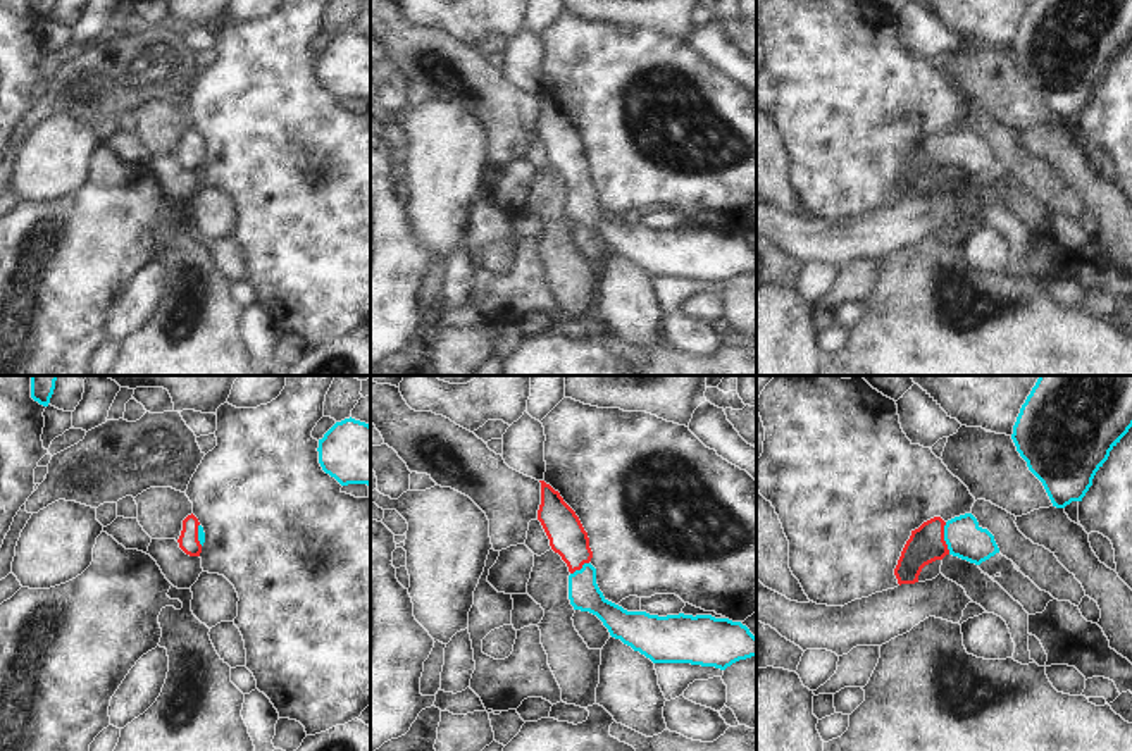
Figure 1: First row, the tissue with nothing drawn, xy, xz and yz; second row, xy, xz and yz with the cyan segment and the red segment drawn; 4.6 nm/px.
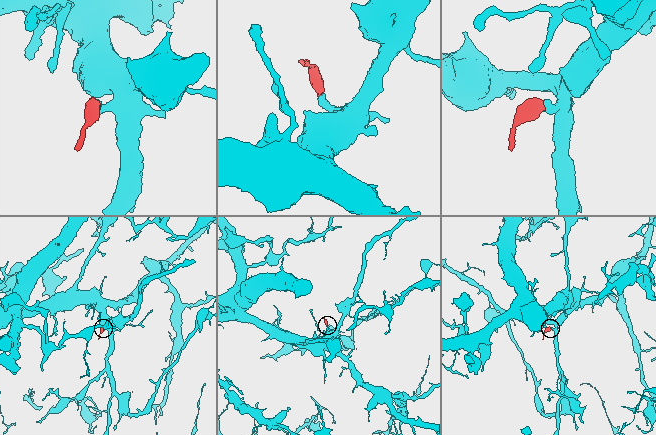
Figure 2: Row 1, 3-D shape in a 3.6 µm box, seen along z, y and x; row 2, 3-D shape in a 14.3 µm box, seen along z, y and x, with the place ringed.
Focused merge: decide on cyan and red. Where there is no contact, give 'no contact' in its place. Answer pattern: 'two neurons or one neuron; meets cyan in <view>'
one neuron; meets cyan in yz

